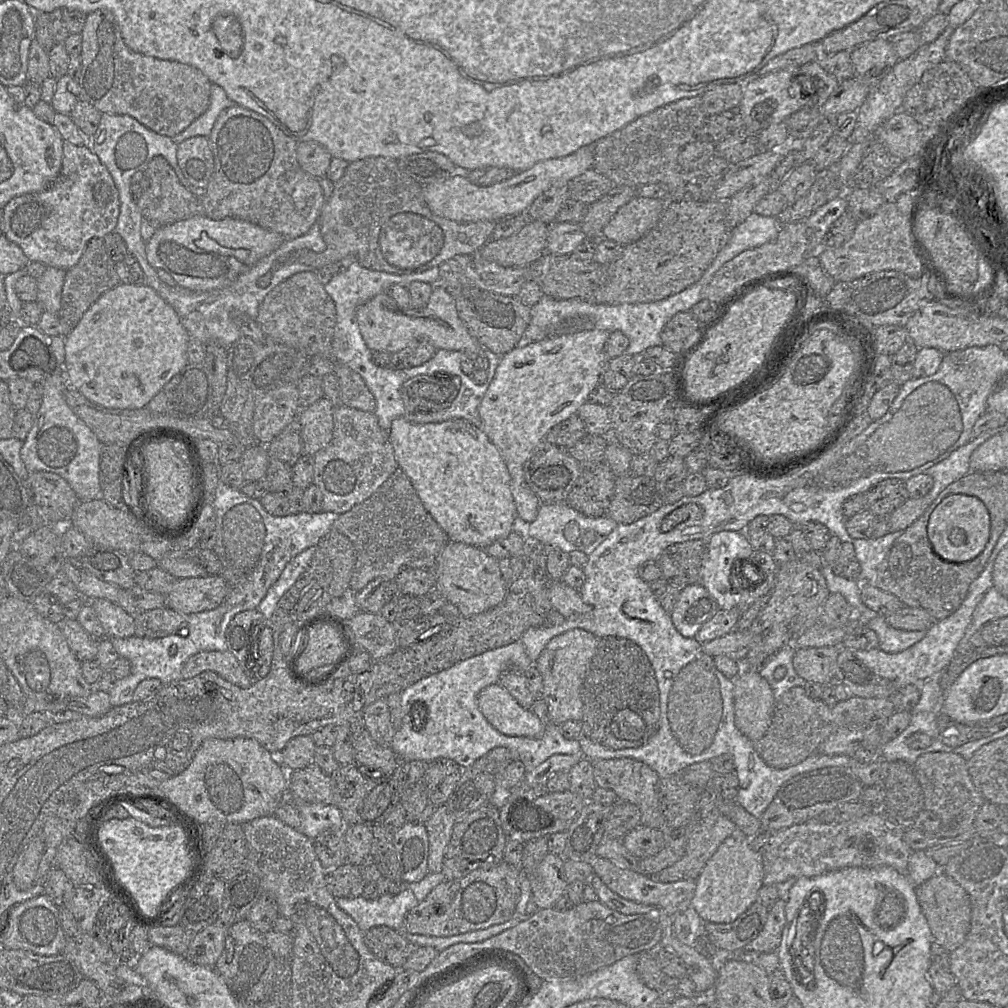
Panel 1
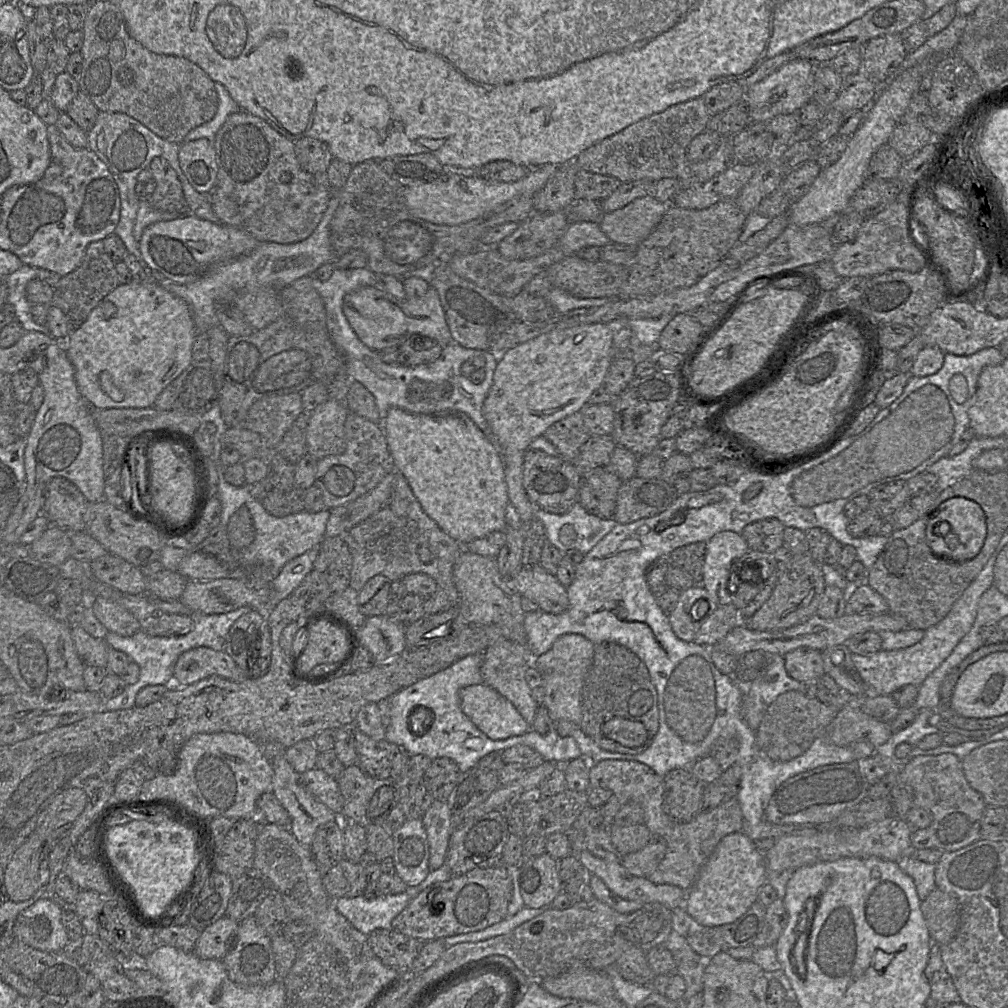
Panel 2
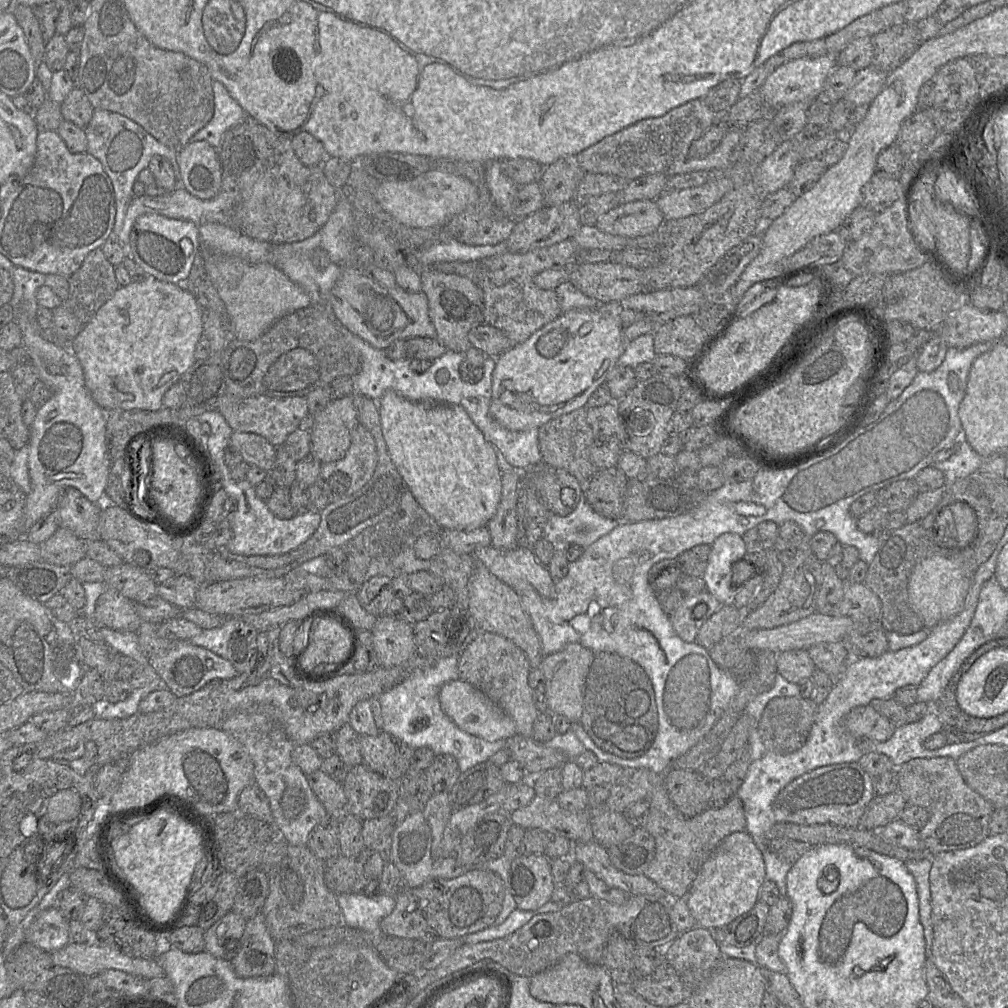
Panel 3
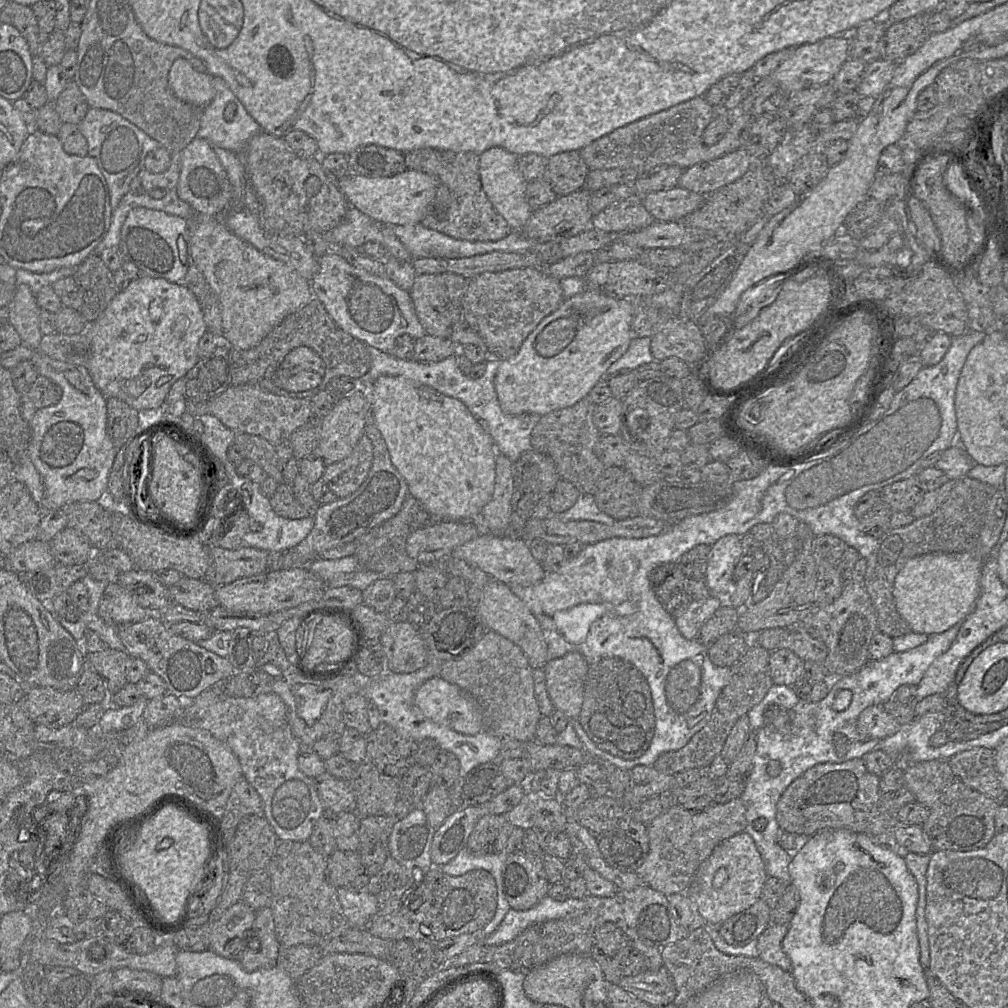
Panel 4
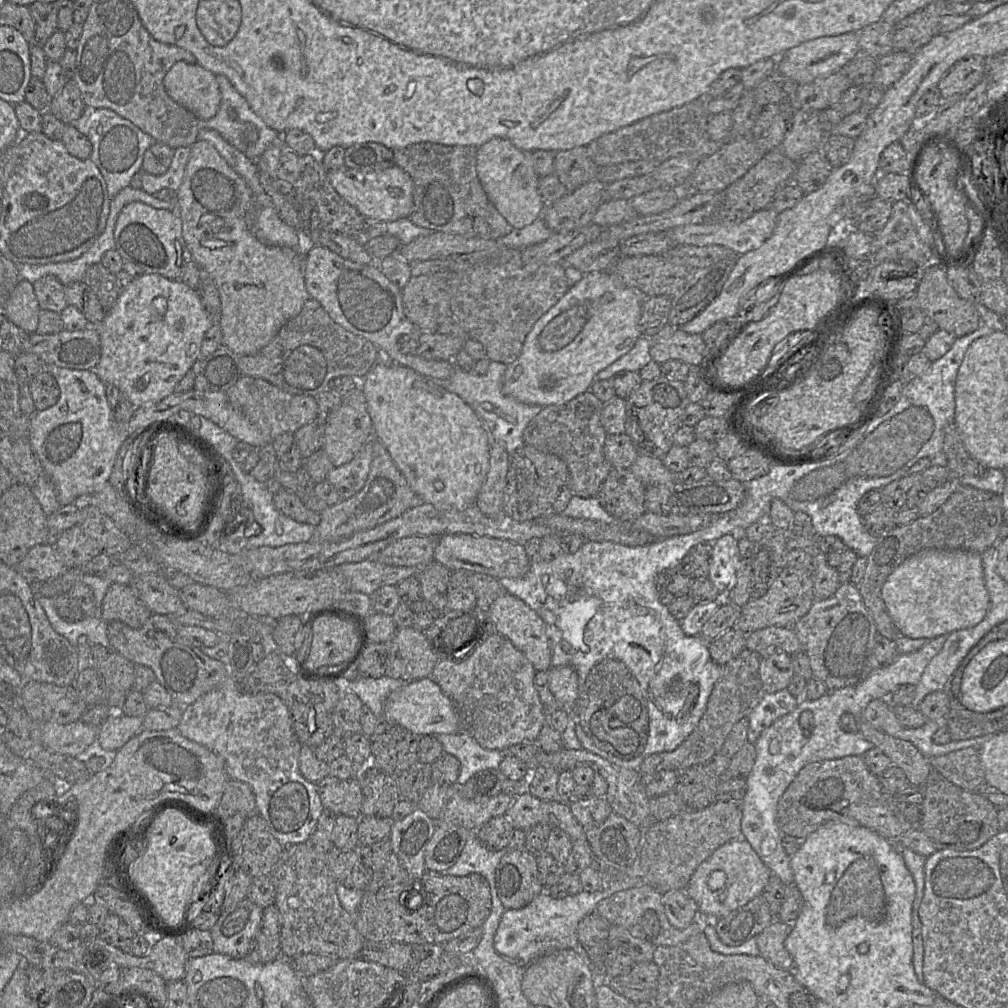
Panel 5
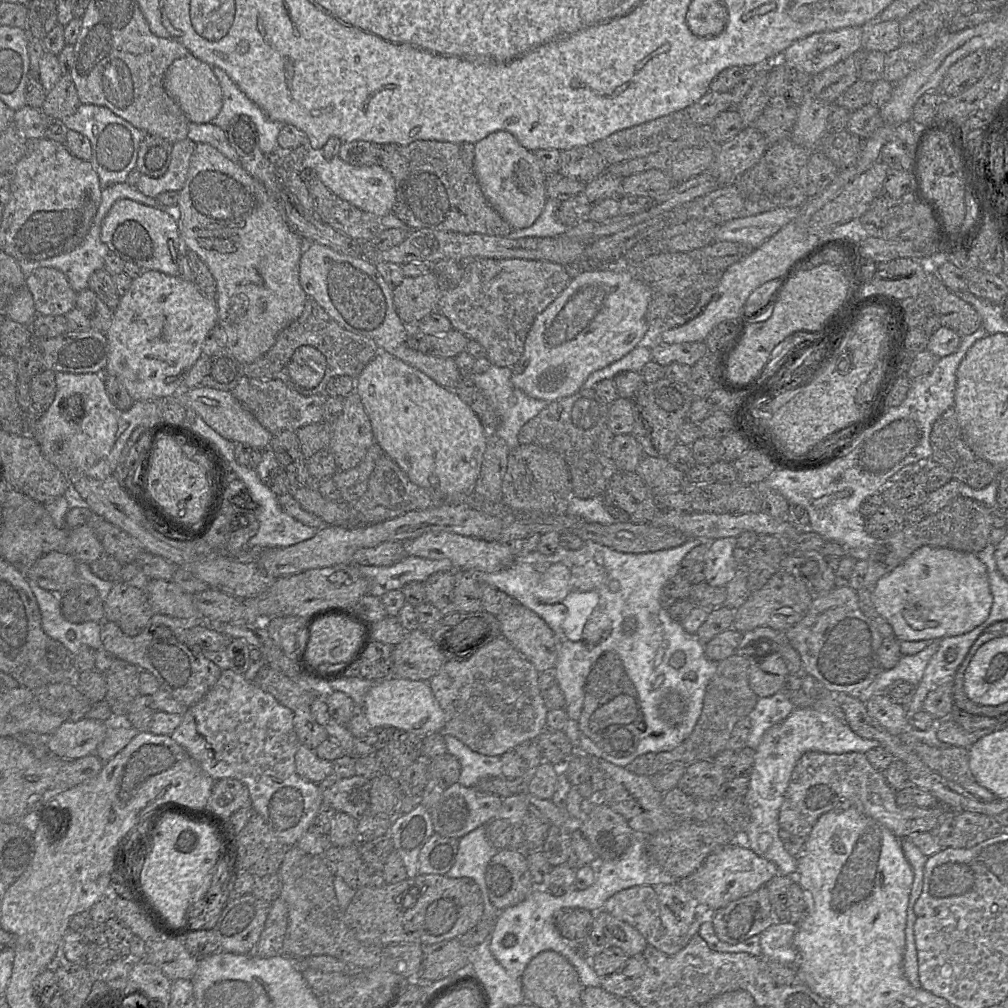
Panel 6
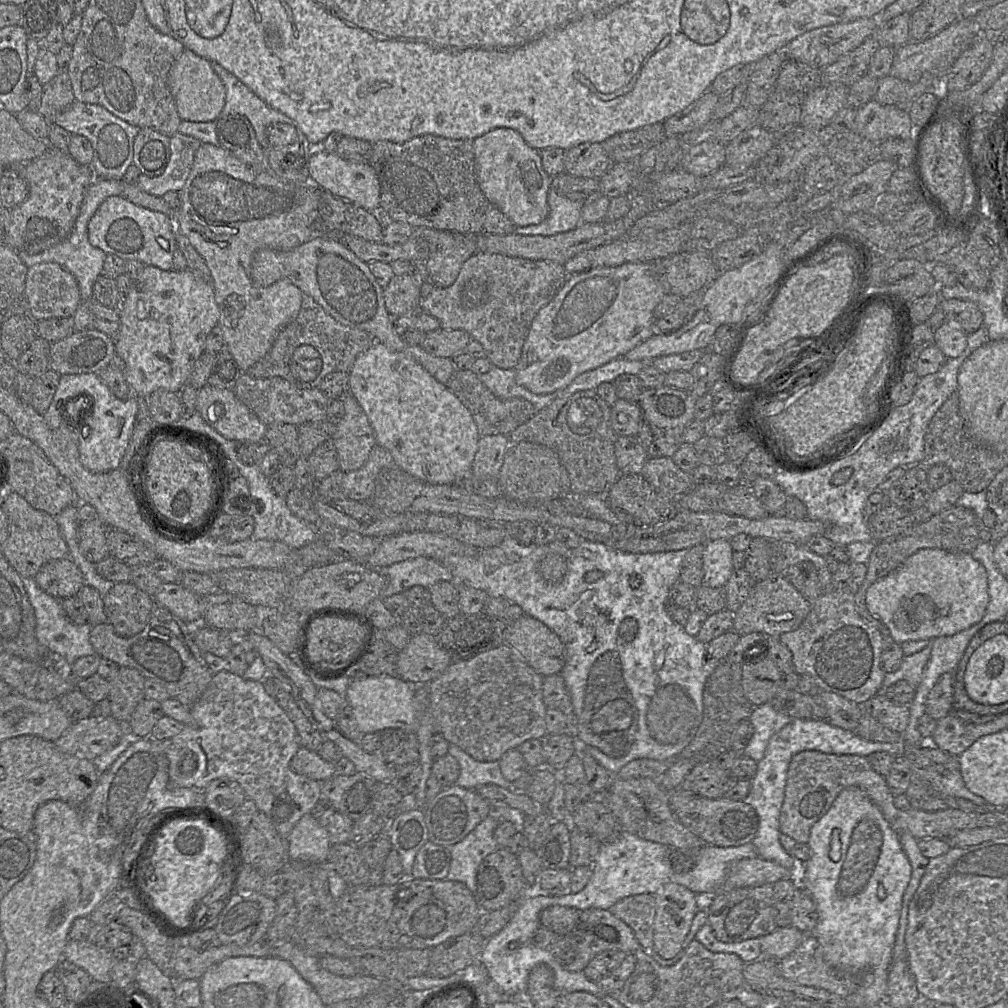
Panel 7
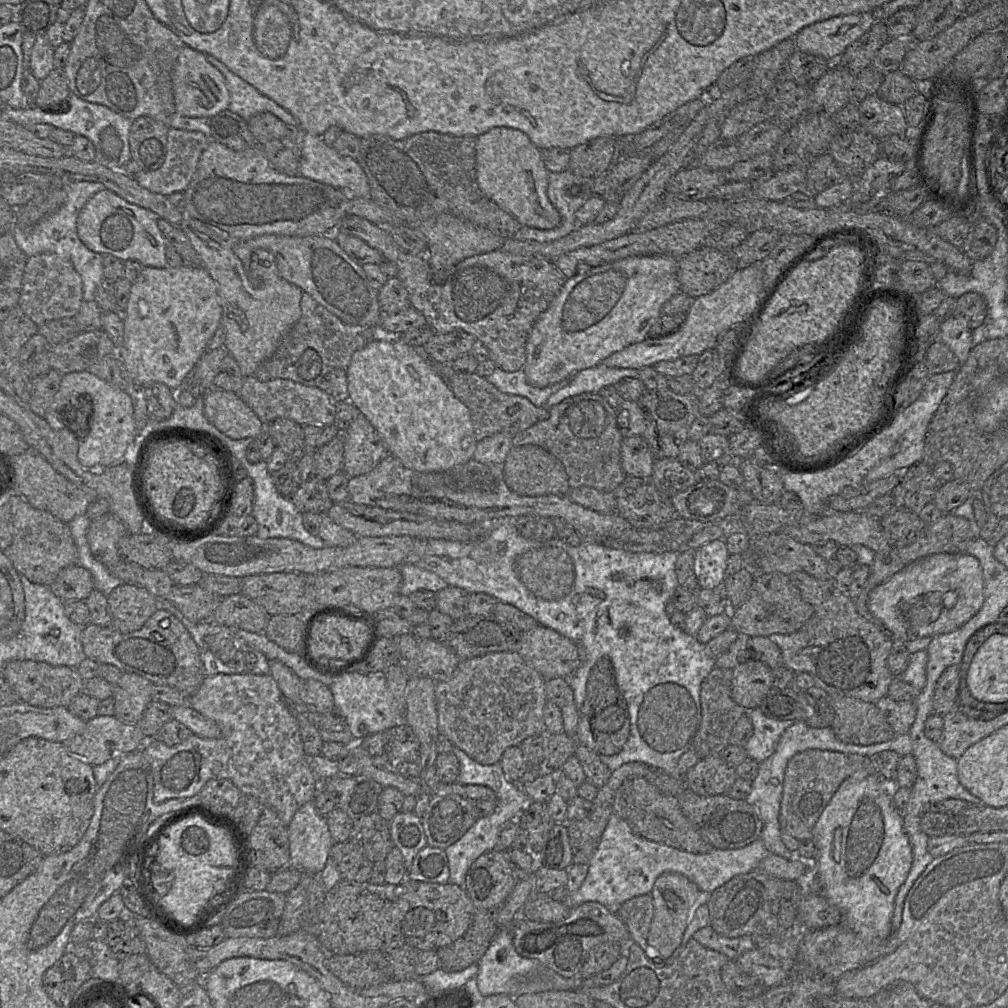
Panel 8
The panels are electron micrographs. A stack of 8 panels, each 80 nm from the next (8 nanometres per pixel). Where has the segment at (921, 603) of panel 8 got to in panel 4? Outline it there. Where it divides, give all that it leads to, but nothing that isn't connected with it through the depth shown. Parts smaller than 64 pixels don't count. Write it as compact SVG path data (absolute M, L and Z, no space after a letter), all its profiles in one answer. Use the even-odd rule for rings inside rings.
M931 553L908 561L895 578L893 597L912 632L937 635L966 619L980 594L983 562L969 553Z

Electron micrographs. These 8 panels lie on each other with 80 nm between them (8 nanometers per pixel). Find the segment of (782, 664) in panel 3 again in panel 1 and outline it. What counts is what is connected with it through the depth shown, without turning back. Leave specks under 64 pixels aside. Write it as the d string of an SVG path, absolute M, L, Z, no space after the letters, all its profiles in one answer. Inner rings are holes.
M838 646L797 649L793 656L793 668L807 682L828 684L834 677L834 665Z

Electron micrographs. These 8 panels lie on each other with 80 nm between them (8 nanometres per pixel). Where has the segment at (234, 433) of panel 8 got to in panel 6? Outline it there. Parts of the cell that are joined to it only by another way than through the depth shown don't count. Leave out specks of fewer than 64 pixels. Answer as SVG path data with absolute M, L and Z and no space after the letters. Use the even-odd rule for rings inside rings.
M198 386L194 389L182 389L176 395L176 399L184 408L194 410L207 425L223 438L234 443L247 444L253 449L269 449L272 434L231 392Z

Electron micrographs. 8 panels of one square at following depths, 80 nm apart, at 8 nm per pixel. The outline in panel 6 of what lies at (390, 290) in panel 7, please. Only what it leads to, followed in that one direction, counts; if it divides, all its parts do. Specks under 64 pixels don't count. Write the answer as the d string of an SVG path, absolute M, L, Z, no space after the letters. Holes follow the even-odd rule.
M432 272L404 277L401 284L393 289L393 303L399 318L406 325L416 325L425 316L437 311L444 291Z

